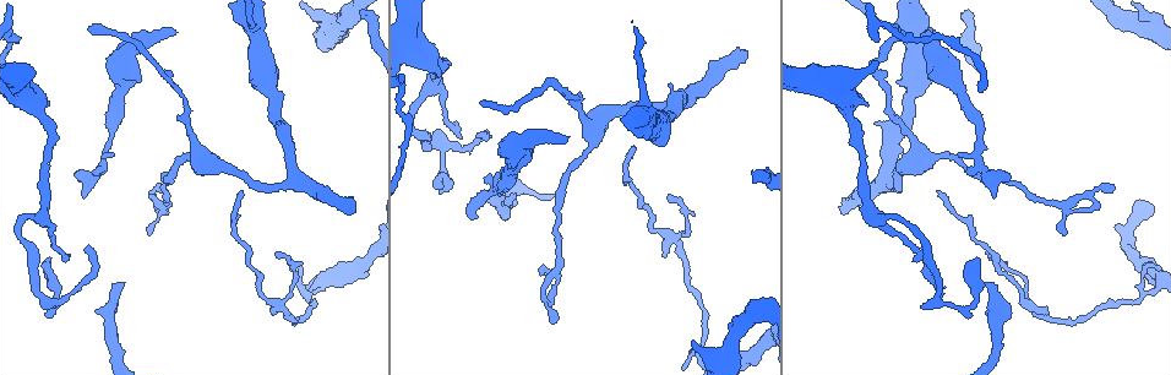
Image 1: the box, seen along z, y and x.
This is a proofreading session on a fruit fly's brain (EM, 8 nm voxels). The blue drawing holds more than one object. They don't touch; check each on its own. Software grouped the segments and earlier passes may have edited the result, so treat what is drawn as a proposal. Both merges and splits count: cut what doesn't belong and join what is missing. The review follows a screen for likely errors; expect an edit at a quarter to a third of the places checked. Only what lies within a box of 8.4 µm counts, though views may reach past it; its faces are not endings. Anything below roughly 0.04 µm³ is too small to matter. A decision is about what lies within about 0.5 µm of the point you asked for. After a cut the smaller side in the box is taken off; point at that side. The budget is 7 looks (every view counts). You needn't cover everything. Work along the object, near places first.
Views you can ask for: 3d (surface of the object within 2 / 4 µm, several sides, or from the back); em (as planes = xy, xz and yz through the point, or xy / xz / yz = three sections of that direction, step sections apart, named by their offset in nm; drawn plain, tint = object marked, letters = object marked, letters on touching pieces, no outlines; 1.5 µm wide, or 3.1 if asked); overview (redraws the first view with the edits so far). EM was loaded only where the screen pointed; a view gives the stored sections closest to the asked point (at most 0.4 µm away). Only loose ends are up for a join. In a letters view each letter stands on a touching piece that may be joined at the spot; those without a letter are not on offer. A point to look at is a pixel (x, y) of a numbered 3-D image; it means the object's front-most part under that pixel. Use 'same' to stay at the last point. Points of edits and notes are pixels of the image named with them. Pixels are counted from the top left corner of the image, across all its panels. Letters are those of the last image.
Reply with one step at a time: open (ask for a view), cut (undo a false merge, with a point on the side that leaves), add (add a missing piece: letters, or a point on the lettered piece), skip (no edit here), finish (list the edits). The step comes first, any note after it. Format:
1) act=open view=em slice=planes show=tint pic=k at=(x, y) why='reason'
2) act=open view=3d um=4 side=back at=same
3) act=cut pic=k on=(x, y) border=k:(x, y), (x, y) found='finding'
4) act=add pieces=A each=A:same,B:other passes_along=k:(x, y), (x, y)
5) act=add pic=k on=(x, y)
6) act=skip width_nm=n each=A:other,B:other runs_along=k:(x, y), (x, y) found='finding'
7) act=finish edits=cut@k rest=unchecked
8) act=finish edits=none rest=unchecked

act=open view=em slice=planes show=tint pic=1 at=(174, 32) why='branch stops here'

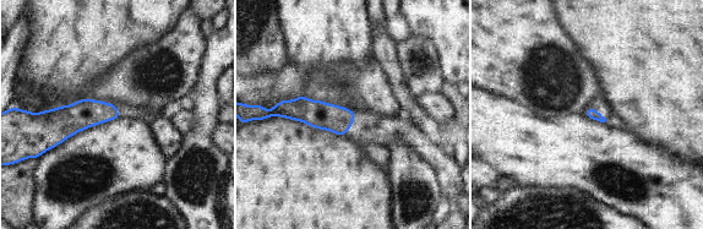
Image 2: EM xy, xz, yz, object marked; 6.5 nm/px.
act=open view=em slice=planes show=letters at=same

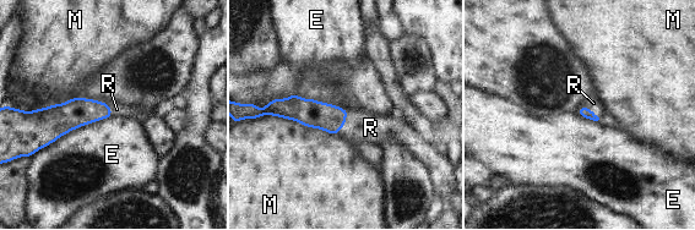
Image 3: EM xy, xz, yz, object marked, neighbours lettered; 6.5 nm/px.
act=add pieces=R each=E:other,M:other,R:same passes_along=3:(310, 113), (345, 122), (370, 127) found='it goes on there'

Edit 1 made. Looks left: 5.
act=open view=overview why='redraw'

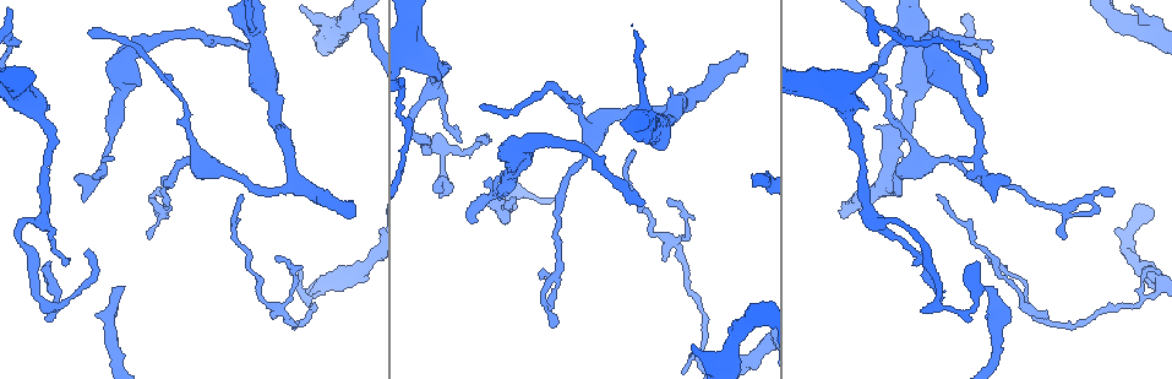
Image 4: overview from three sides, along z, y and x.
act=open view=3d um=2 pic=4 at=(990, 50) why='long arm stops here'

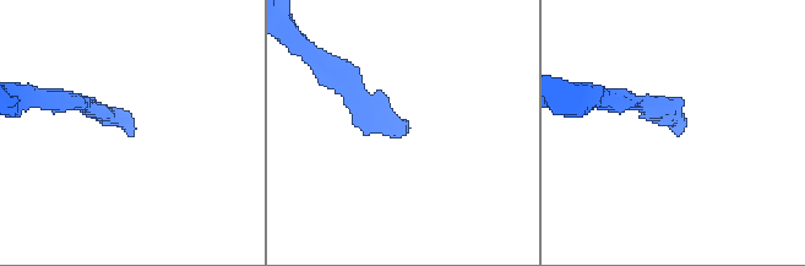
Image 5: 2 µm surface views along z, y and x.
act=open view=em slice=planes show=tint pic=5 at=(677, 134) why='now the EM'

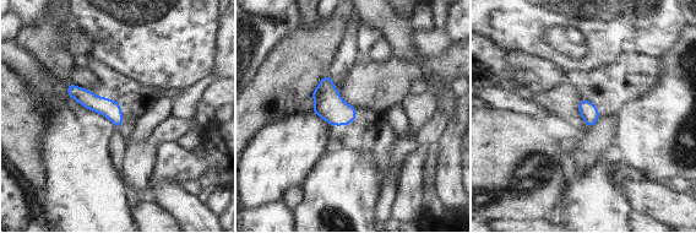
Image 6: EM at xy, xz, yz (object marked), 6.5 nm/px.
act=open view=em slice=planes show=letters at=same why='see the neighbours'

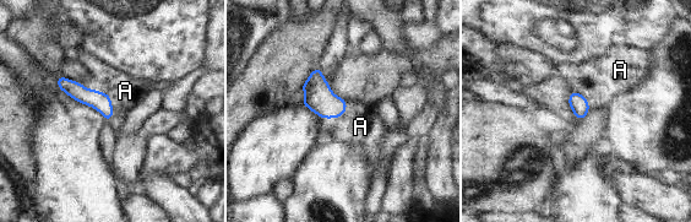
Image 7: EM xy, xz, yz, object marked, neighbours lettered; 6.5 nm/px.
act=add pieces=A width_nm=120 each=A:same found='it goes on there'

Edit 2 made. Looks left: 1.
act=open view=em slice=planes show=letters pic=4 at=(540, 278)

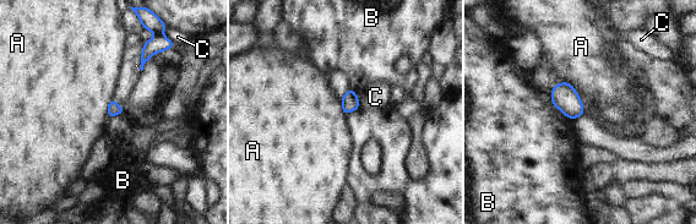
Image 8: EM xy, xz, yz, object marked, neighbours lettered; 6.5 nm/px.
act=skip width_nm=90 each=A:other,B:other,C:other border=8:(561, 81), (569, 82), (580, 98) found='none of them fits'

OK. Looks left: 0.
act=finish edits=add@3,add@7 rest=unchecked

